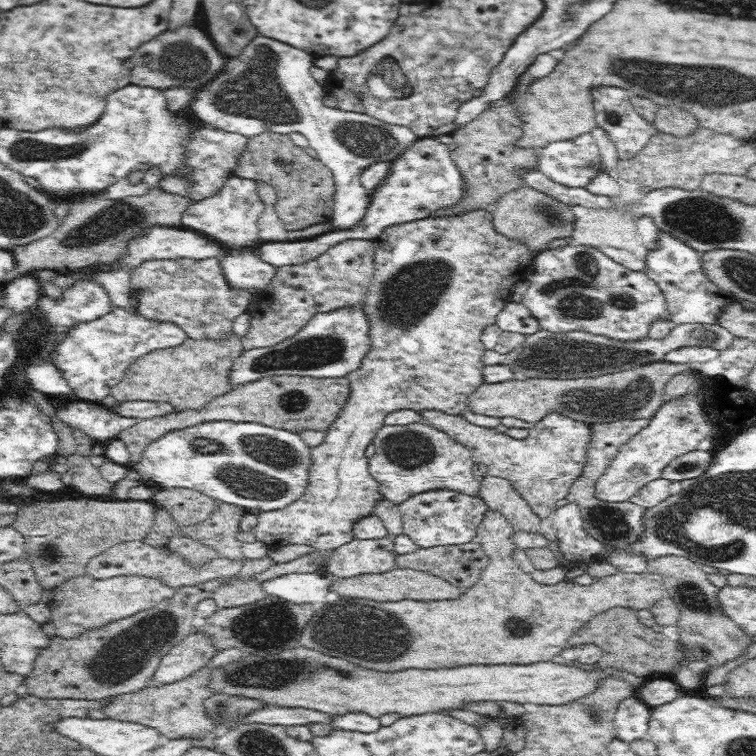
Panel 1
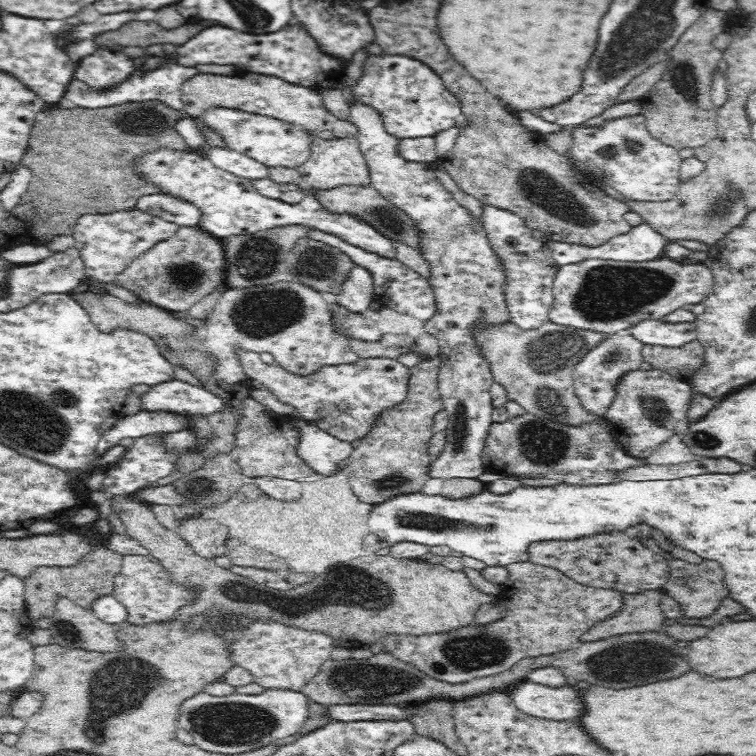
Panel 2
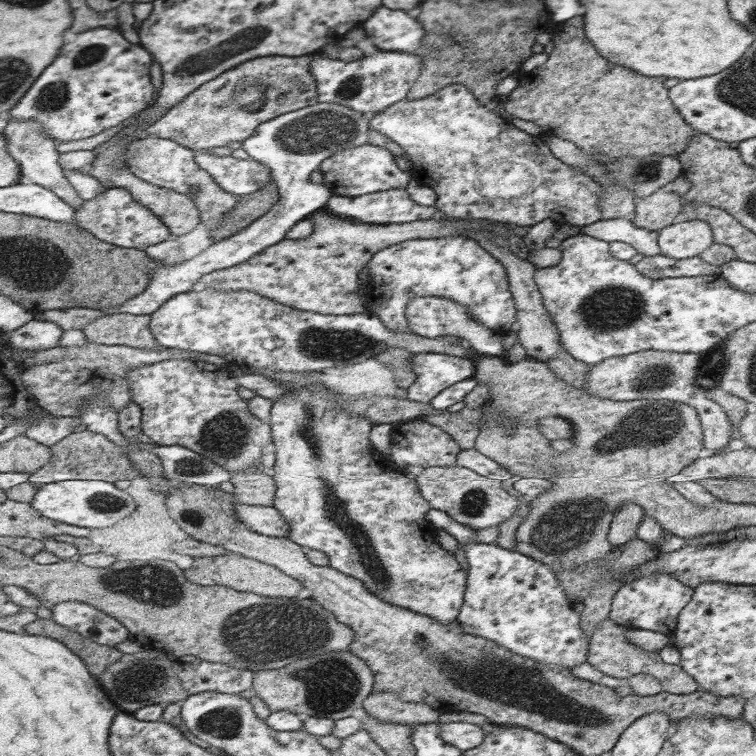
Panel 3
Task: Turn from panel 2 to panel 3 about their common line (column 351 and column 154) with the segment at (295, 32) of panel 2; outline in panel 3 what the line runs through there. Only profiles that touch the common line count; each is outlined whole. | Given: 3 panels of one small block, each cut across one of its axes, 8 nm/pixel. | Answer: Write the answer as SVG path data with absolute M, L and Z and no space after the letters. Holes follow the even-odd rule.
M90 29L64 48L64 56L44 72L32 92L28 92L8 117L14 121L38 119L44 123L48 137L58 142L98 136L152 107L156 98L152 80L154 60L155 55L141 44L132 43L120 29Z

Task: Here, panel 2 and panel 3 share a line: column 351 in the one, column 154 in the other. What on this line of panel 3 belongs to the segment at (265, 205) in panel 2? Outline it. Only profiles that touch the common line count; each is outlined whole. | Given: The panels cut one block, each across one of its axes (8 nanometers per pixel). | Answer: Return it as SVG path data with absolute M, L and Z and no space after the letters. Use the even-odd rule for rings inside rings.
M111 188L99 197L86 201L80 209L76 220L83 229L89 230L100 240L126 247L147 249L174 237L171 228L151 208L147 208L130 195L128 188Z

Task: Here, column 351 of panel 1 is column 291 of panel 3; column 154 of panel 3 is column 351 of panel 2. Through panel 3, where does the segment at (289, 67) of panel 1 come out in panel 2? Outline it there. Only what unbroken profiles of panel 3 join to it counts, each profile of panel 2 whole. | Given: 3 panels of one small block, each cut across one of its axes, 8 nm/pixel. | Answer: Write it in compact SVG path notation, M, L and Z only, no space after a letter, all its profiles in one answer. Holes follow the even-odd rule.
M356 264L351 270L342 292L334 296L327 296L329 306L338 305L347 313L362 315L369 309L370 298L375 297L372 285L372 273L365 266Z

